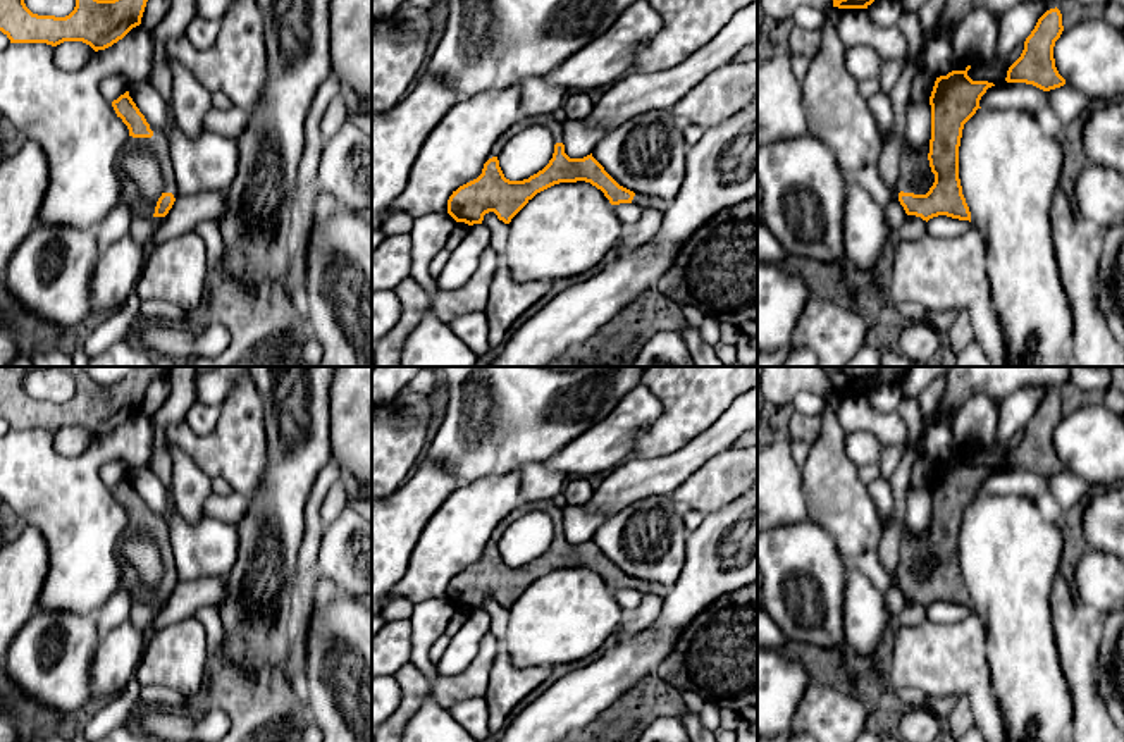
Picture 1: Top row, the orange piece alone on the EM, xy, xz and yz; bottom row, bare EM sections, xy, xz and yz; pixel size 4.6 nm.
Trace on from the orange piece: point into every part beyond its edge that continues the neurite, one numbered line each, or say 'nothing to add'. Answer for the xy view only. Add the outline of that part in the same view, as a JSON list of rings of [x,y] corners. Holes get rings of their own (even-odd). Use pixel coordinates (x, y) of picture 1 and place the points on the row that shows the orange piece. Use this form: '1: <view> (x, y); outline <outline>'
1: xy (157, 145); outline [[[150,126],[150,129],[153,131],[151,138],[129,136],[129,146],[141,148],[160,162],[162,179],[164,179],[162,193],[172,193],[174,198],[177,200],[179,191],[177,191],[177,184],[176,184],[176,177],[174,177],[167,136],[164,131],[160,131],[153,126]]]

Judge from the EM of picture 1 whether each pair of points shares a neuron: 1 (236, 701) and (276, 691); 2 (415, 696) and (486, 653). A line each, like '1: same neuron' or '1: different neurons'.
1: same neuron
2: same neuron

